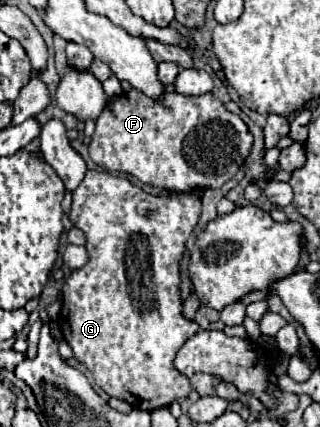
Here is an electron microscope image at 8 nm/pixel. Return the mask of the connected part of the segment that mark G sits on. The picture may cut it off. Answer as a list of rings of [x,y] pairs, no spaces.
[[[87,171],[85,179],[73,191],[69,219],[87,237],[89,261],[73,271],[63,285],[63,309],[59,329],[71,345],[73,355],[95,377],[95,383],[109,395],[127,401],[133,409],[153,411],[185,399],[193,385],[189,377],[173,365],[177,351],[189,337],[199,333],[199,325],[183,315],[179,261],[185,253],[185,241],[193,233],[201,215],[201,199],[193,193],[171,193],[157,197],[123,177],[105,171]]]

